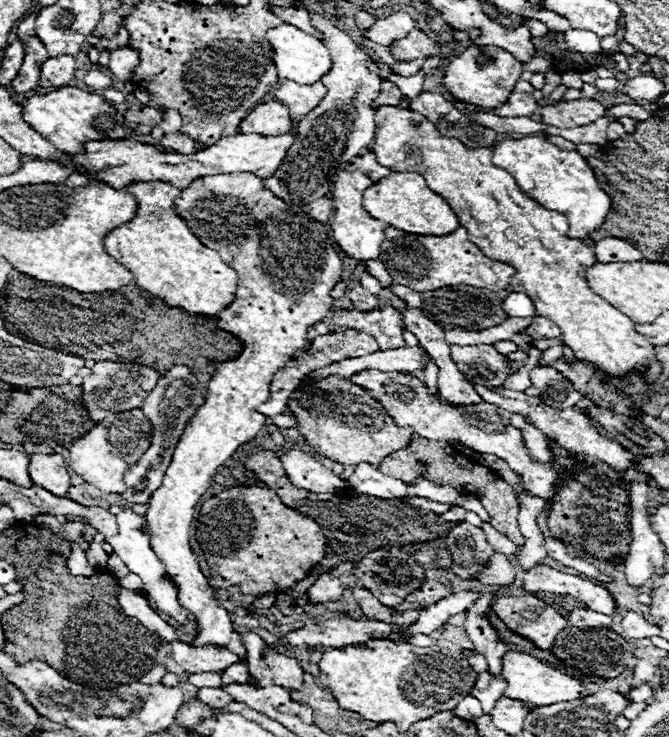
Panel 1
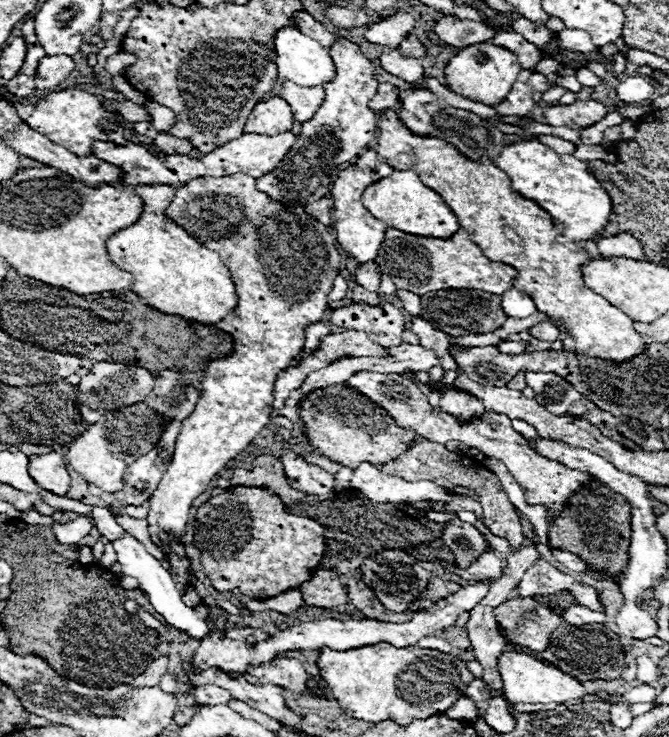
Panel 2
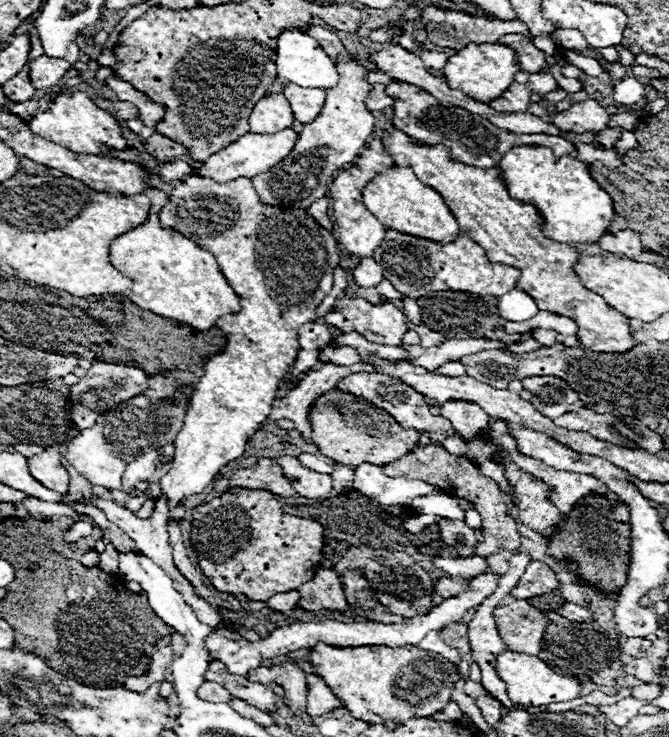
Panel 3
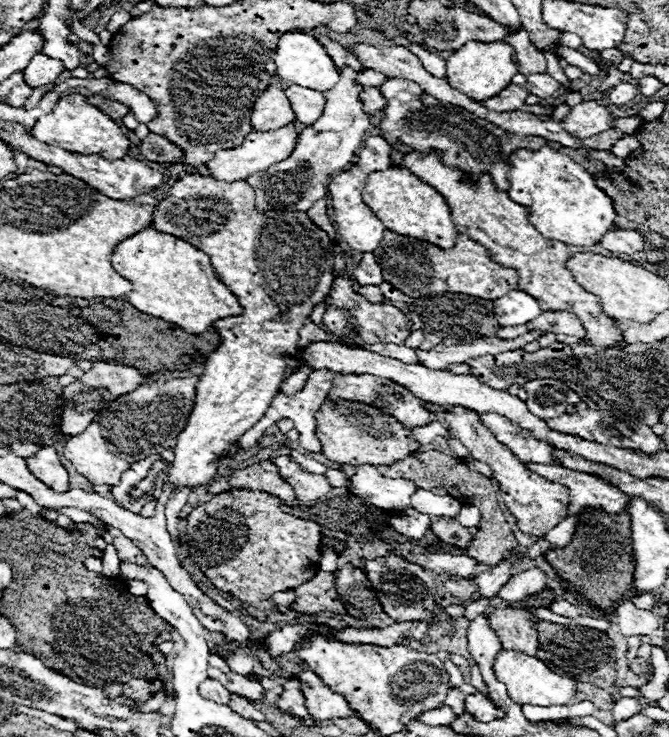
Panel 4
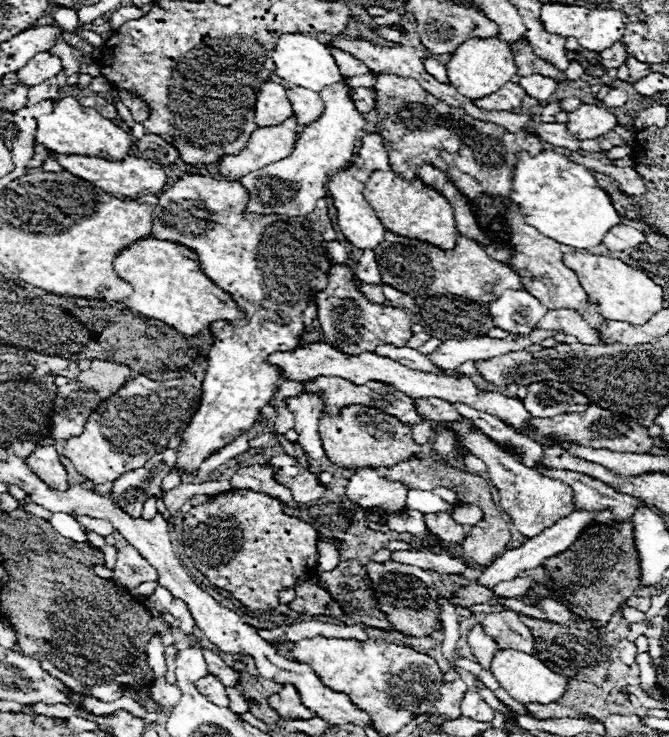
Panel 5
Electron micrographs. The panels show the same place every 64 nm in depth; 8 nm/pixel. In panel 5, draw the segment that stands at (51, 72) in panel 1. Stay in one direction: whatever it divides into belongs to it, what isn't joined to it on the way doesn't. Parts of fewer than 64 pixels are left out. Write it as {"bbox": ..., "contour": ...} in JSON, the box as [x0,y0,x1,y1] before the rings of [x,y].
{"bbox":[16,52,62,86],"contour":[[[38,52],[38,56],[34,56],[34,60],[30,60],[30,64],[20,68],[16,74],[22,84],[36,86],[58,72],[62,72],[62,60],[50,52]]]}

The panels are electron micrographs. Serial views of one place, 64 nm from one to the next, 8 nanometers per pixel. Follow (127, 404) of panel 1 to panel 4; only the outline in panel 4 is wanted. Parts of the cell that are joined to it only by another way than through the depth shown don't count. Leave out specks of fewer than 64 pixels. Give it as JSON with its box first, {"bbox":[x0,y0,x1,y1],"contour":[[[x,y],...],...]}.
{"bbox":[60,362,144,438],"contour":[[[94,362],[92,368],[88,372],[84,372],[84,376],[80,376],[80,380],[68,384],[62,390],[62,414],[60,414],[60,434],[70,438],[74,434],[80,434],[92,420],[94,420],[94,412],[102,410],[108,402],[116,400],[118,396],[138,388],[142,384],[144,376],[132,368],[132,366],[122,366],[122,364],[114,364],[114,362]]]}

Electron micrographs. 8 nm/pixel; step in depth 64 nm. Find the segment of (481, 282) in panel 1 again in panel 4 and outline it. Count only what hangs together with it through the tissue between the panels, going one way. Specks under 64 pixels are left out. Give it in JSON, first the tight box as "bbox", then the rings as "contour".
{"bbox":[374,230,518,300],"contour":[[[386,230],[382,244],[374,250],[374,256],[382,268],[384,280],[410,298],[432,296],[434,292],[454,292],[454,294],[468,294],[484,300],[496,300],[498,296],[510,292],[510,288],[518,288],[516,270],[504,268],[502,264],[494,262],[484,246],[476,244],[464,234],[456,238],[454,248],[442,250],[430,242],[410,236],[400,236],[396,232]]]}

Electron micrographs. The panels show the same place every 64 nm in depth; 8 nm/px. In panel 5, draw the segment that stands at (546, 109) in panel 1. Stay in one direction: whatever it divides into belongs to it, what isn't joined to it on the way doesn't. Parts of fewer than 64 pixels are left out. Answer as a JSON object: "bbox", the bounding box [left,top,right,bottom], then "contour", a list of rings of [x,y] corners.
{"bbox":[566,104,618,140],"contour":[[[580,104],[574,112],[568,114],[566,122],[566,128],[570,128],[570,132],[574,132],[574,136],[580,140],[604,136],[614,126],[618,126],[616,116],[596,104]]]}

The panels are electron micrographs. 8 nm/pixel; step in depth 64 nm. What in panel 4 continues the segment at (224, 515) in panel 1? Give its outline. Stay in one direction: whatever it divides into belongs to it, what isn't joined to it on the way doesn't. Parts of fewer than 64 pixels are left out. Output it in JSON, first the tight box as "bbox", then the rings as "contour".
{"bbox":[186,488,322,610],"contour":[[[232,488],[228,492],[216,494],[210,502],[196,506],[186,520],[188,520],[186,544],[194,564],[210,578],[210,582],[218,590],[230,592],[234,598],[250,606],[256,606],[258,610],[274,608],[272,596],[276,592],[292,590],[310,580],[318,572],[320,546],[322,546],[320,526],[312,520],[302,520],[282,512],[280,500],[276,496],[268,496],[266,492]]]}

